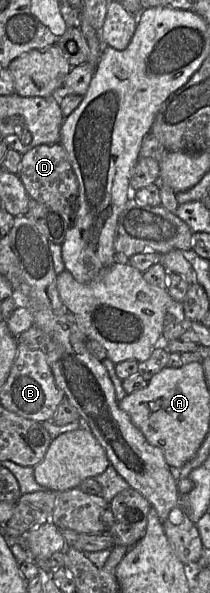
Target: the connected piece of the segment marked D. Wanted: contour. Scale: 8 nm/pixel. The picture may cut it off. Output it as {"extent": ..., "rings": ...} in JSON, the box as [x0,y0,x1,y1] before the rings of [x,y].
{"extent":[18,143,78,222],"rings":[[[60,143],[38,145],[24,153],[18,176],[31,199],[64,212],[73,222],[78,205],[78,181]]]}

